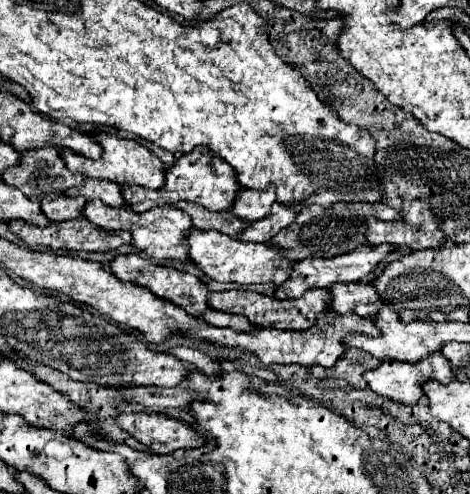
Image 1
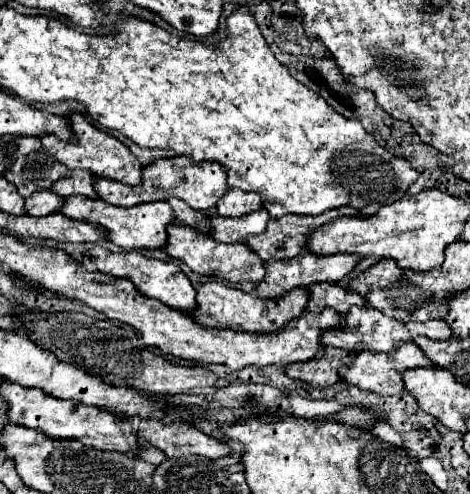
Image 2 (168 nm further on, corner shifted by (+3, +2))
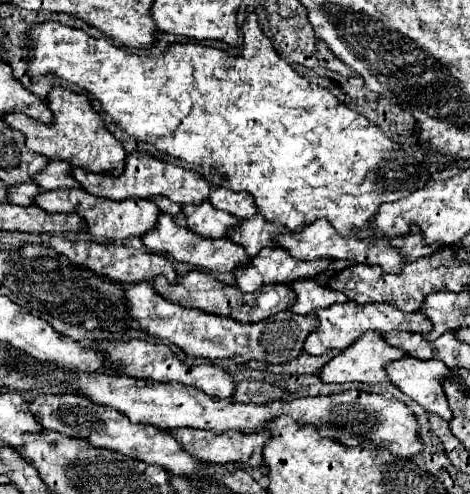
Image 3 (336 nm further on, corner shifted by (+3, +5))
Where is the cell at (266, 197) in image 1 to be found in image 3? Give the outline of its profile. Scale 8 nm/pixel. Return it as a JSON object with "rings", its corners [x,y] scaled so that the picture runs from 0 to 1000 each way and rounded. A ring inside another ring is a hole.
{"rings":[[[457,381],[445,397],[445,409],[474,425],[474,429],[487,429],[504,441],[534,441],[543,437],[543,409],[534,405],[534,397],[526,397],[526,389],[491,389],[491,385],[479,385],[479,381]]]}

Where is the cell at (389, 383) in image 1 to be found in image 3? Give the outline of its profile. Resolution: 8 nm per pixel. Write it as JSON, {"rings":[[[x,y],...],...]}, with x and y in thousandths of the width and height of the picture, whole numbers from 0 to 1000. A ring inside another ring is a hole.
{"rings":[[[781,672],[764,688],[755,688],[755,696],[747,696],[738,709],[730,709],[721,721],[713,721],[704,733],[696,733],[691,745],[679,753],[679,761],[683,761],[687,773],[717,773],[717,777],[734,777],[734,773],[811,777],[811,773],[828,773],[819,741],[836,729],[857,725],[857,721],[866,721],[866,717],[853,713],[853,704],[840,704],[840,700],[823,696],[815,676]]]}

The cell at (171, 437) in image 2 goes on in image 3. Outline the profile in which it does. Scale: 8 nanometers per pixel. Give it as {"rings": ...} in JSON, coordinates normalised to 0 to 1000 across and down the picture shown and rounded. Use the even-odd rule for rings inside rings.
{"rings":[[[372,866],[364,883],[389,903],[394,915],[423,927],[428,935],[487,939],[526,935],[534,943],[555,943],[555,915],[568,891],[568,870],[555,874],[504,874],[487,870],[474,879],[453,879],[415,866]]]}

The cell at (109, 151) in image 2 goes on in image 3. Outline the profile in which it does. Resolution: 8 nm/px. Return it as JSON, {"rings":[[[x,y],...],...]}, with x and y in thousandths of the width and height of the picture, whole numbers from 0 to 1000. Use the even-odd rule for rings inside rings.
{"rings":[[[117,178],[100,194],[100,211],[117,235],[117,247],[109,255],[87,251],[62,235],[11,235],[11,247],[53,271],[57,300],[66,300],[79,312],[100,316],[104,324],[138,324],[151,336],[185,340],[194,348],[211,352],[262,352],[266,340],[266,304],[257,287],[228,267],[223,247],[211,239],[211,231],[198,223],[185,194],[151,186],[143,178]]]}

